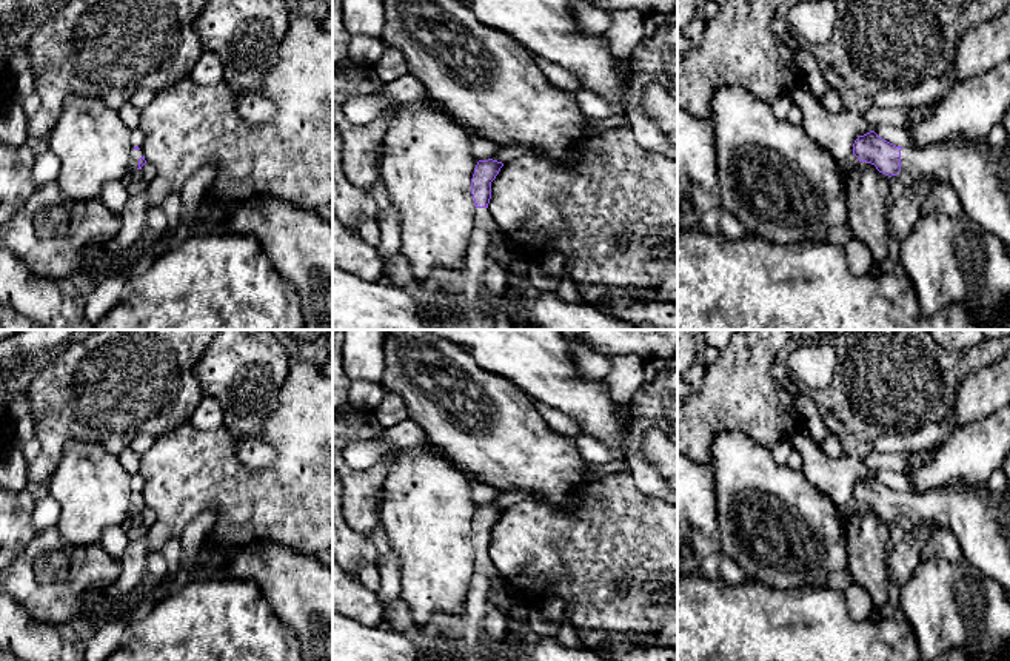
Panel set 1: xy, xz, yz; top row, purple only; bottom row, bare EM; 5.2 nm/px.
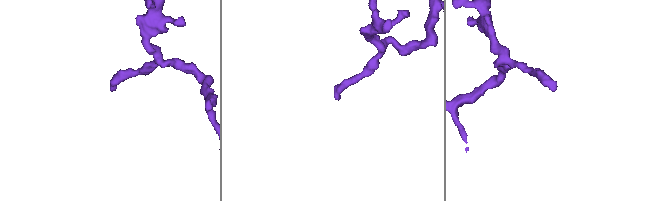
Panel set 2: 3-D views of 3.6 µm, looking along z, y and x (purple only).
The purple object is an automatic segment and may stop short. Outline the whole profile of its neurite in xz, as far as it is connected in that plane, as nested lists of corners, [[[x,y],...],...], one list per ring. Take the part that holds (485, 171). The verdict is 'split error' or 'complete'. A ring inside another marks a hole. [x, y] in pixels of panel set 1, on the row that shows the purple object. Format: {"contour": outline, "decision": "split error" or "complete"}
{"contour": [[[493,159],[477,162],[471,179],[476,219],[471,242],[467,250],[465,267],[462,270],[434,270],[428,277],[417,280],[416,288],[410,294],[414,297],[422,317],[433,322],[437,330],[494,330],[494,316],[505,313],[510,317],[516,308],[528,327],[537,327],[539,330],[639,330],[630,322],[605,316],[594,307],[564,302],[556,291],[542,291],[533,302],[527,300],[522,294],[511,304],[507,290],[500,294],[497,304],[490,299],[485,279],[487,242],[496,223],[488,211],[488,203],[491,199],[491,182],[502,166],[502,162]]], "decision": "split error"}

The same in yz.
{"contour": [[[870,131],[854,140],[853,154],[859,162],[875,165],[888,177],[902,169],[913,180],[933,179],[936,183],[951,186],[959,196],[964,214],[1010,247],[1010,143],[1007,146],[988,146],[982,142],[970,146],[896,146]]], "decision": "split error"}

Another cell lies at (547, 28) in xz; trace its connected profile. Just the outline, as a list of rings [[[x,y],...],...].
[[[456,0],[456,2],[468,8],[476,15],[476,18],[485,26],[507,32],[533,54],[537,54],[571,71],[579,79],[582,89],[593,91],[608,102],[620,103],[624,106],[622,114],[625,114],[628,80],[624,79],[617,71],[617,65],[620,63],[620,60],[610,52],[608,43],[604,40],[602,34],[585,34],[577,28],[568,0]]]

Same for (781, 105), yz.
[[[782,94],[770,102],[771,111],[778,119],[787,119],[787,114],[791,106],[791,99],[788,94]]]

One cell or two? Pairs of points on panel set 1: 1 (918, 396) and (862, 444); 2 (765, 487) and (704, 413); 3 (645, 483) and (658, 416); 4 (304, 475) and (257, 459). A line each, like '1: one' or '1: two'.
1: one
2: two
3: one
4: two

